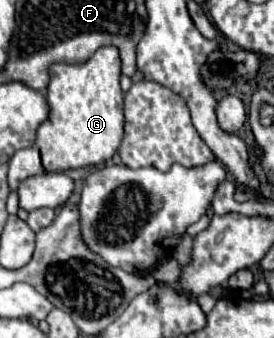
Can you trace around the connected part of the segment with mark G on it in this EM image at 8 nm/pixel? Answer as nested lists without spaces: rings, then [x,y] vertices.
[[[112,45],[100,47],[86,63],[52,65],[50,85],[48,85],[50,117],[36,131],[36,147],[40,149],[44,169],[46,171],[68,171],[68,169],[80,169],[80,167],[110,161],[122,141],[122,125],[124,125],[122,99],[124,99],[124,93],[120,89],[120,55],[118,55],[118,49],[114,49]]]

